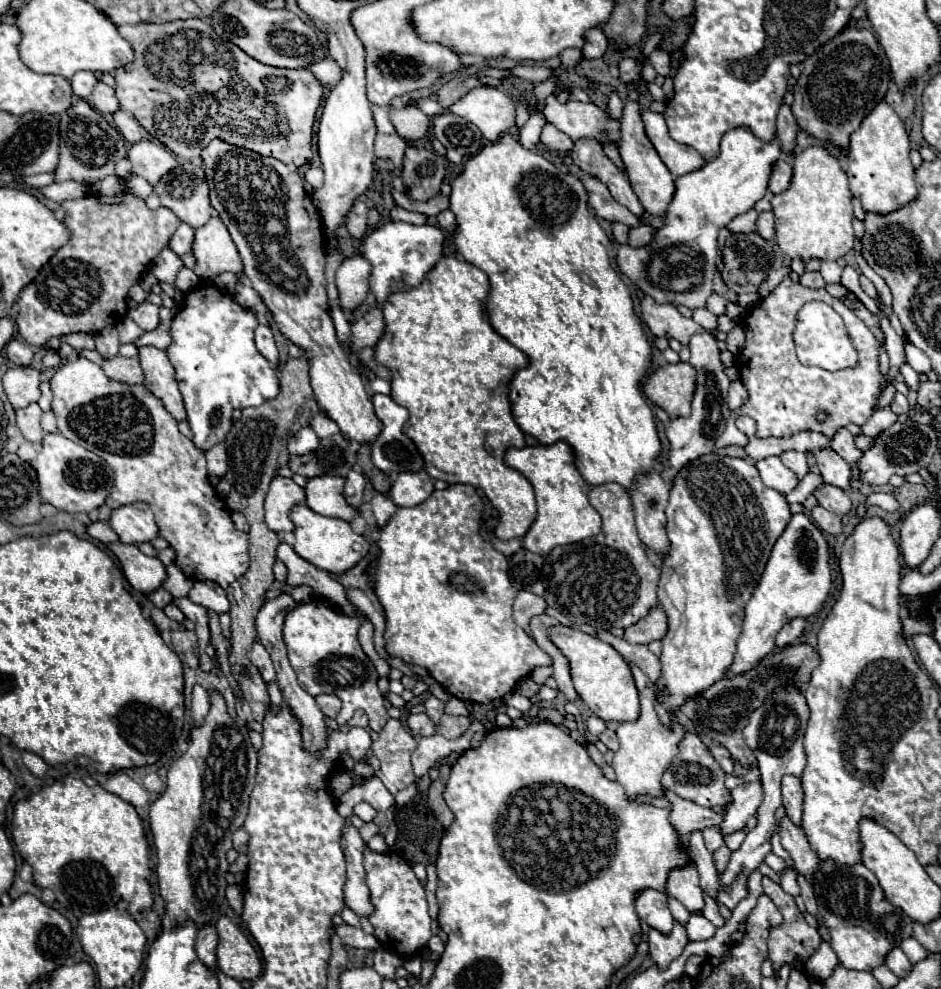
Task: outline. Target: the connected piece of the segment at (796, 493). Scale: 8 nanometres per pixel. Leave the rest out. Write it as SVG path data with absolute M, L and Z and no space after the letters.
M809 472L809 474L801 480L801 484L799 484L791 494L787 494L785 498L787 498L789 504L793 504L793 502L803 502L803 500L805 500L811 492L815 492L815 488L819 488L821 484L825 484L823 478L821 478L819 474Z

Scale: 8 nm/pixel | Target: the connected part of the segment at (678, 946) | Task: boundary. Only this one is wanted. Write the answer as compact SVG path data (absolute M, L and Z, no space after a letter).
M675 922L675 928L669 936L663 936L657 930L649 930L649 956L657 964L659 970L665 970L675 958L681 956L683 948L687 946L687 934L681 924Z

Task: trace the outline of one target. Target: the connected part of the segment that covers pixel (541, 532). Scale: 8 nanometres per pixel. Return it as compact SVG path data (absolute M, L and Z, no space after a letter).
M555 442L551 446L527 446L509 448L505 454L507 466L519 470L535 490L537 520L523 538L523 546L531 552L547 556L555 546L575 544L579 540L597 536L601 532L601 516L589 504L589 486L575 466L575 452L567 442Z

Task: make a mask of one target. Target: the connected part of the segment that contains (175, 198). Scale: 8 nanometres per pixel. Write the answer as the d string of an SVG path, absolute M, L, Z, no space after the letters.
M189 164L189 172L183 168L171 170L155 184L155 192L161 204L171 208L191 228L203 226L211 218L209 186L205 172L199 166Z

